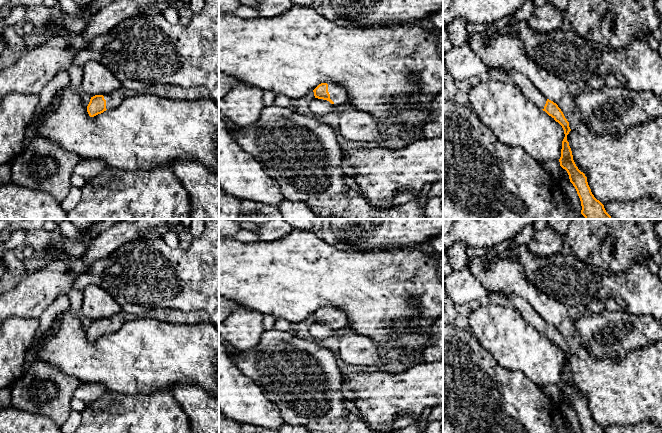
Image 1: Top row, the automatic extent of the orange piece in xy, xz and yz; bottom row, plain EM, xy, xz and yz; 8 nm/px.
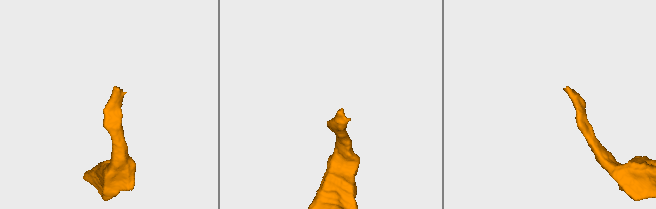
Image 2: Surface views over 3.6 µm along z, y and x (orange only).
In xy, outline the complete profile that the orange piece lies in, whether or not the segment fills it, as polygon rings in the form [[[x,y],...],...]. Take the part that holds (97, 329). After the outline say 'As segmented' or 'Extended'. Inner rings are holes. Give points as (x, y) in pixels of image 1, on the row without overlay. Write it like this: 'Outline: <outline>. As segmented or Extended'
Outline: [[[121,312],[107,319],[95,319],[91,321],[87,330],[87,336],[90,341],[94,341],[106,334],[118,331],[125,320]]]. Extended

